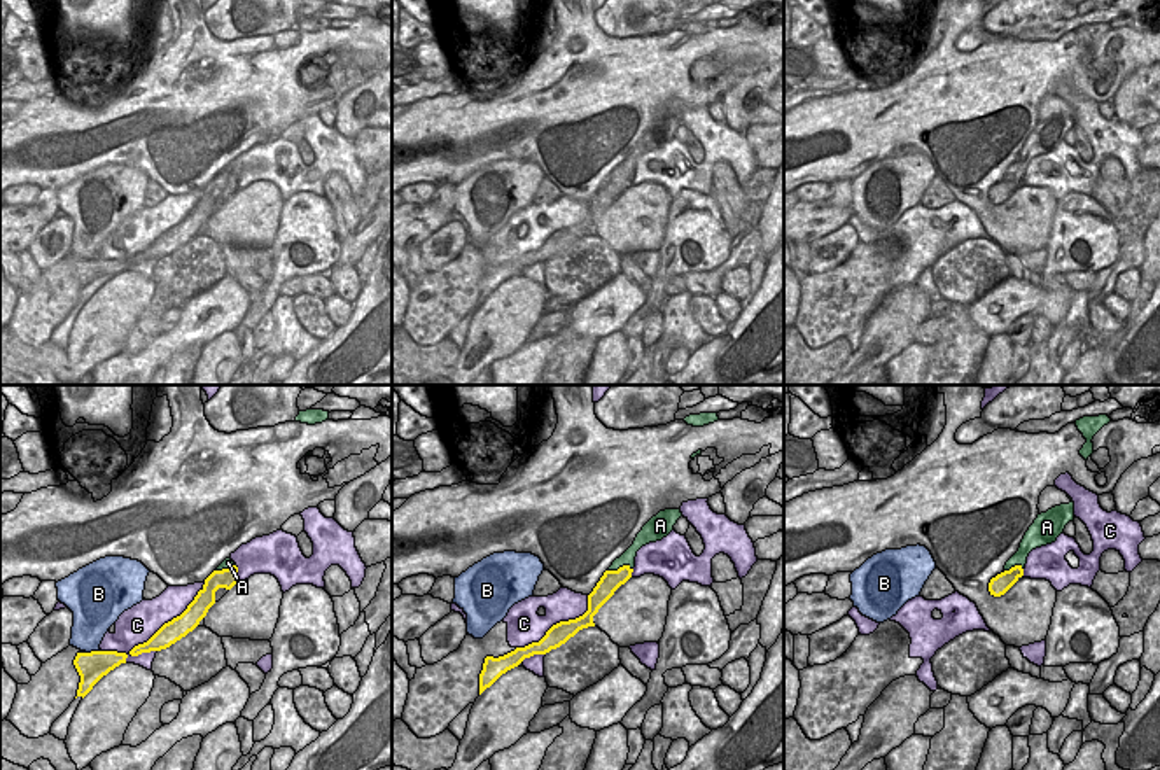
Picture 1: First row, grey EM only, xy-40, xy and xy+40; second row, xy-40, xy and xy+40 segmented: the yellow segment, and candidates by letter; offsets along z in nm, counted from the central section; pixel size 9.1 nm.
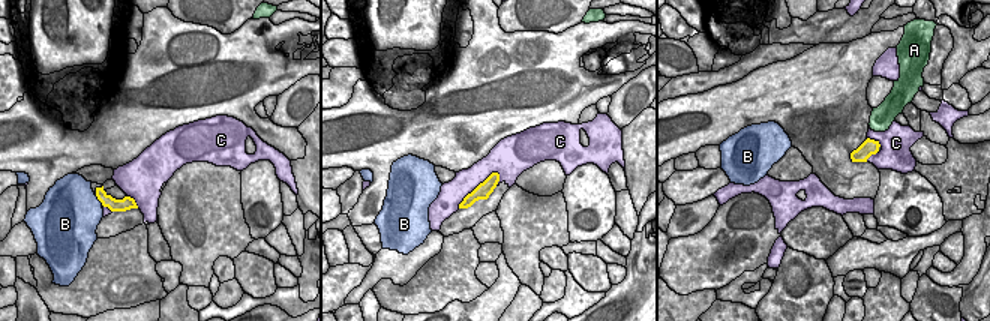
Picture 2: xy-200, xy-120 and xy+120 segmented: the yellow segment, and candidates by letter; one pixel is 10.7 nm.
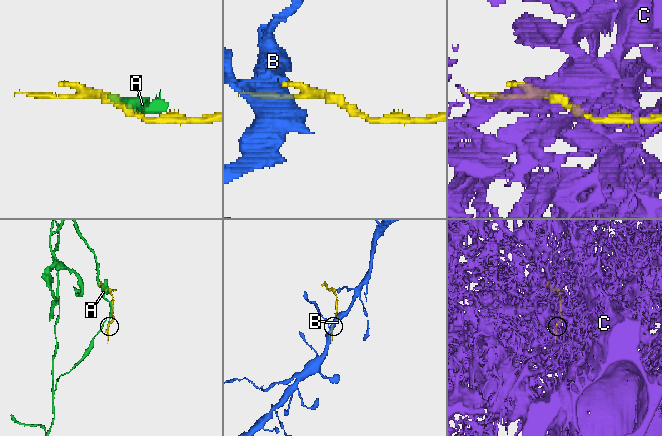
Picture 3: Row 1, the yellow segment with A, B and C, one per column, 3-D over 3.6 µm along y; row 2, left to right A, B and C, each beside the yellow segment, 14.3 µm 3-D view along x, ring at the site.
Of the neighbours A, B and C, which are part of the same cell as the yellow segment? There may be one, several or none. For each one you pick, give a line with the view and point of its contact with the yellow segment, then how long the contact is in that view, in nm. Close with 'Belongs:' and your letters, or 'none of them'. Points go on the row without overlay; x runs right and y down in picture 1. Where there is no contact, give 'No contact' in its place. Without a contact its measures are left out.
Belongs: none of them

